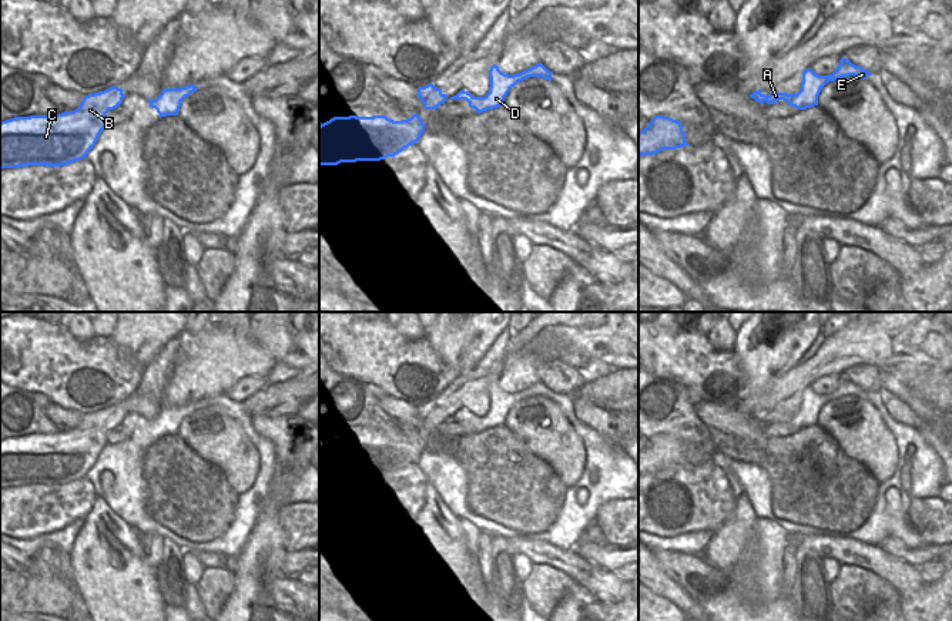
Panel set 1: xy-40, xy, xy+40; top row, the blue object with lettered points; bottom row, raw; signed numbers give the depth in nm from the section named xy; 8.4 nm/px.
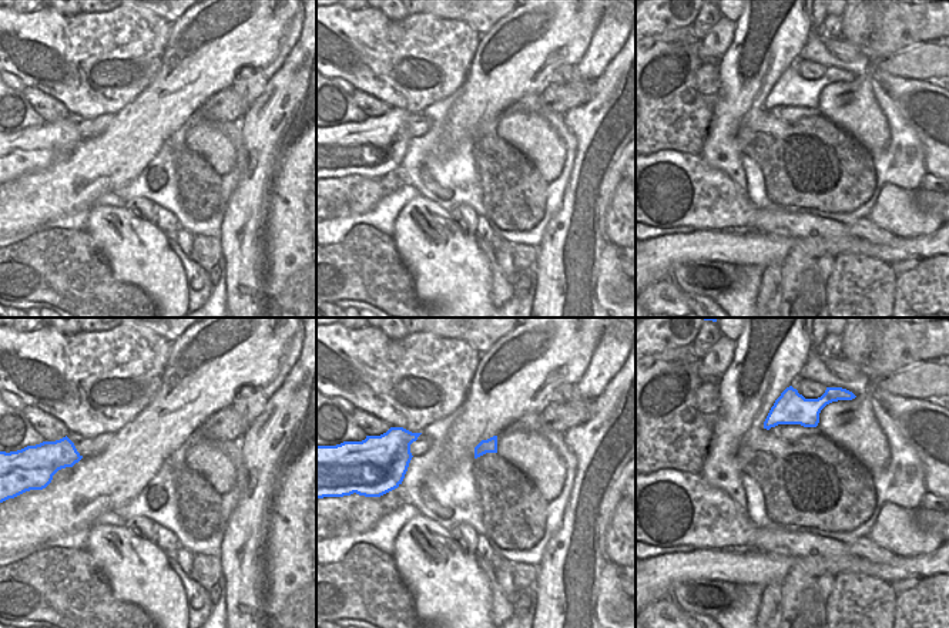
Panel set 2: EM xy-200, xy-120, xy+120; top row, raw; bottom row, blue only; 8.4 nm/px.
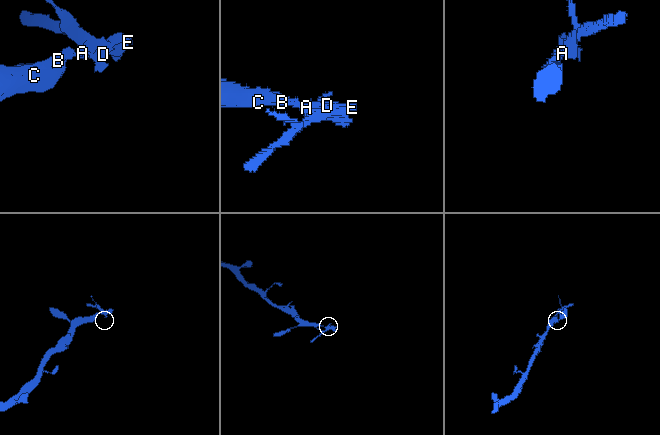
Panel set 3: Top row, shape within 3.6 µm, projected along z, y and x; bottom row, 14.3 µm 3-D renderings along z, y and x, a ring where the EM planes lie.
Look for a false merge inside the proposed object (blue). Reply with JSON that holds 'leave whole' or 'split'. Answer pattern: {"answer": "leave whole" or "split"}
{"answer": "split"}

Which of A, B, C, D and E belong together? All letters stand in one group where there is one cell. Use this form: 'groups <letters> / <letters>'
groups A D E / B C

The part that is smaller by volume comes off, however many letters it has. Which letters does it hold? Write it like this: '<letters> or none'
A, D, E.

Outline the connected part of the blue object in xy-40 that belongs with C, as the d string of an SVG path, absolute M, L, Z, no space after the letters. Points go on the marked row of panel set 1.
M113 85L86 95L74 111L1 121L0 169L61 167L86 158L107 127L105 114L120 107L124 97L123 90Z

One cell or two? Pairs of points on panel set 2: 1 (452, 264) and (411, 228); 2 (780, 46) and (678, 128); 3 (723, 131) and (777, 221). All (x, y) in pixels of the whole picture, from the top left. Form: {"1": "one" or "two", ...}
{"1": "one", "2": "two", "3": "two"}

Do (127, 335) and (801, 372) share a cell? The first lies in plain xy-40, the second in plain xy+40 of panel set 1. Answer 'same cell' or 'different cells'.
different cells

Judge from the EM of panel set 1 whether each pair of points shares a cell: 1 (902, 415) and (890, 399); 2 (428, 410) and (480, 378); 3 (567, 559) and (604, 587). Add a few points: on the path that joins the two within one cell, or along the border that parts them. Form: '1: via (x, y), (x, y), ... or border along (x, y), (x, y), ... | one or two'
1: via (899, 410), (894, 403) | one
2: via (441, 409), (468, 390) | one
3: via (576, 567), (596, 580) | one

